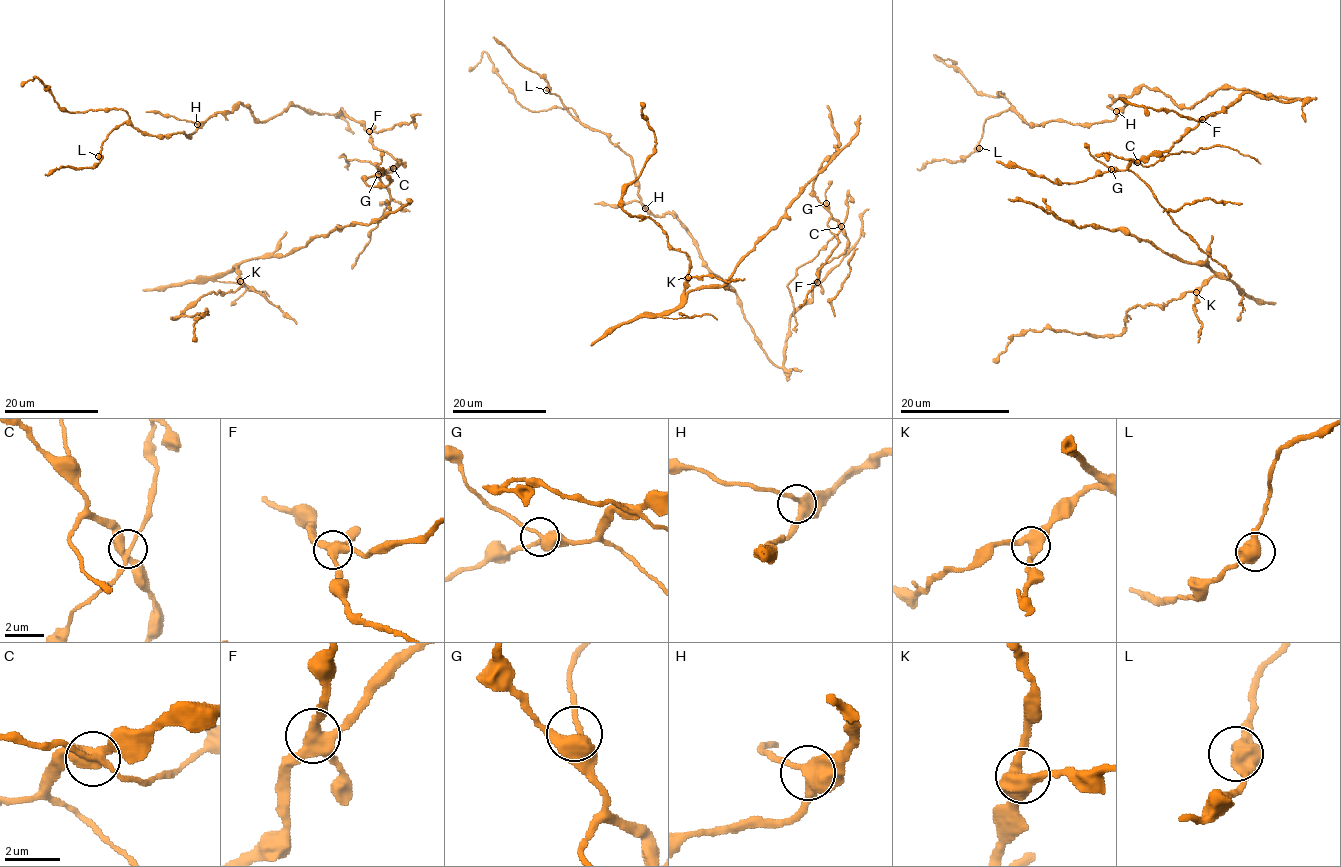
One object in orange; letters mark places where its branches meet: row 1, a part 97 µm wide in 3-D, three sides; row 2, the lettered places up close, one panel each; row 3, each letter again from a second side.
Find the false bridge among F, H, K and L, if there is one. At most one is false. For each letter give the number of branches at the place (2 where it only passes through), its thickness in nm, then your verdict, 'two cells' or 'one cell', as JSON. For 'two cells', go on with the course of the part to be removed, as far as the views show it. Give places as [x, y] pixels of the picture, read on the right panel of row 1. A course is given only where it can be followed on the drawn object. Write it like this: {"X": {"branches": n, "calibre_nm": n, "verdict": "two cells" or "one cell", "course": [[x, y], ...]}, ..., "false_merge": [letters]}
{"F": {"branches": 4, "calibre_nm": 440, "verdict": "two cells", "course": [[1201, 119], [1162, 154], [1144, 156], [1129, 167], [1149, 188], [1179, 228], [1226, 270], [1229, 279]]}, "H": {"branches": 3, "calibre_nm": 380, "verdict": "one cell"}, "K": {"branches": 3, "calibre_nm": 460, "verdict": "one cell"}, "L": {"branches": 3, "calibre_nm": 440, "verdict": "one cell"}, "false_merge": ["F"]}

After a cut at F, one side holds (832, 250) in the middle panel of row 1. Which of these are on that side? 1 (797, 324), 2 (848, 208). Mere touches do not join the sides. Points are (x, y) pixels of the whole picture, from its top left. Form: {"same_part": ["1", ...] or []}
{"same_part": ["1", "2"]}

